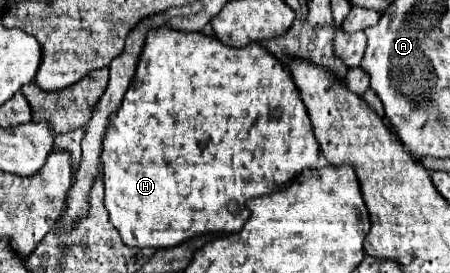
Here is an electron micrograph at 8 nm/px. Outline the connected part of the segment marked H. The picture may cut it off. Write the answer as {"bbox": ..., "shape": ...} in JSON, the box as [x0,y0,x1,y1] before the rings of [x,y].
{"bbox":[101,27,319,249],"shape":[[[167,27],[151,29],[147,33],[147,39],[145,39],[139,63],[137,63],[133,87],[135,89],[127,89],[123,103],[109,117],[109,125],[103,137],[103,153],[101,153],[105,207],[109,211],[111,223],[115,225],[123,241],[131,247],[157,247],[157,249],[175,247],[201,233],[213,233],[213,231],[235,233],[251,217],[251,211],[247,209],[249,199],[287,189],[295,181],[295,177],[301,175],[305,167],[315,167],[317,163],[319,143],[313,133],[313,125],[307,115],[307,109],[299,97],[299,89],[295,87],[291,73],[283,67],[283,63],[273,53],[269,53],[261,43],[249,43],[245,47],[229,47],[221,43],[215,35],[209,35],[203,31],[201,33],[181,33],[181,31],[167,29]]]}

